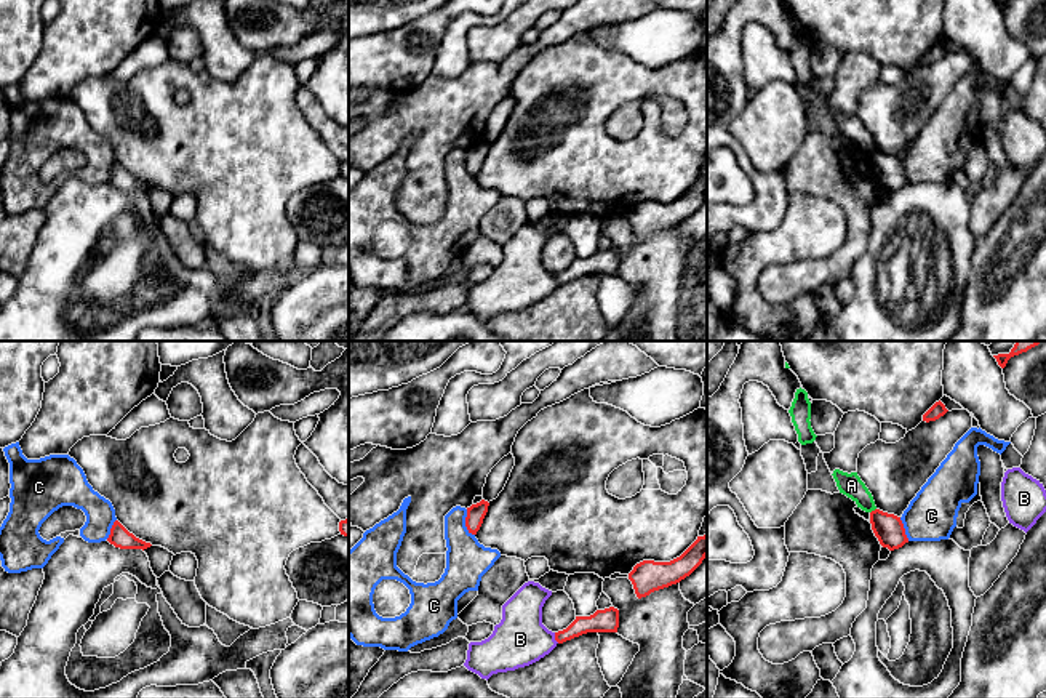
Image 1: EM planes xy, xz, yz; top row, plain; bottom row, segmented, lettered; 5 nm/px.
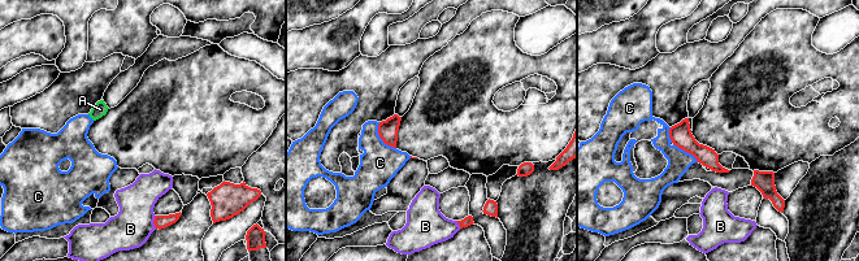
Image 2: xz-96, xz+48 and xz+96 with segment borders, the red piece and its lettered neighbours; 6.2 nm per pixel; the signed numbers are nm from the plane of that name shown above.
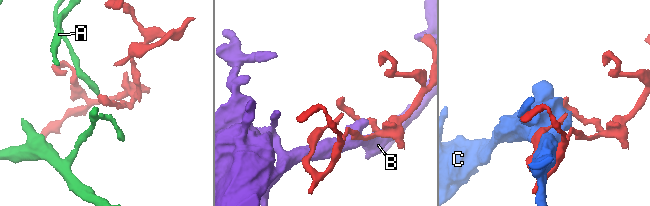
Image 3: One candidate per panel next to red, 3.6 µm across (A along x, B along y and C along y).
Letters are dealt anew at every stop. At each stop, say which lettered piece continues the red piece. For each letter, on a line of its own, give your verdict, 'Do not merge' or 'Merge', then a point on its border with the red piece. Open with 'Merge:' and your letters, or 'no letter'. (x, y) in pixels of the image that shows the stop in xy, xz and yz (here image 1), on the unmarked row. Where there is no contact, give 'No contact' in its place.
Merge: no letter
A: Do not merge. Touches red at yz (872, 152)
B: Do not merge. Touches red at xz (555, 279)
C: Do not merge. Touches red at xz (466, 164)

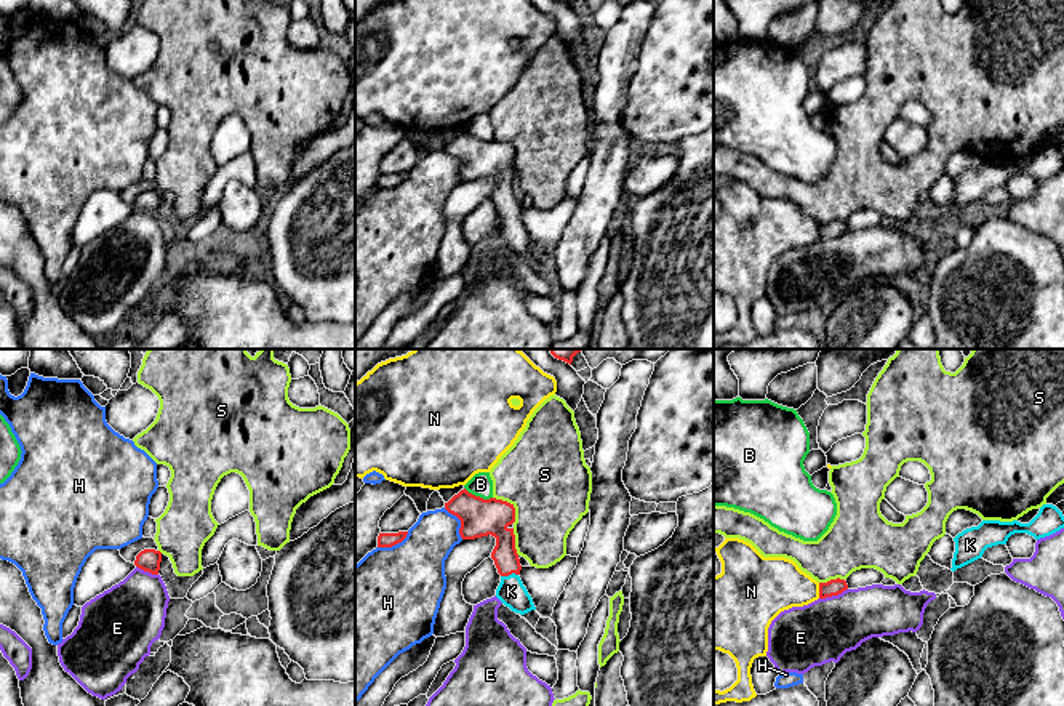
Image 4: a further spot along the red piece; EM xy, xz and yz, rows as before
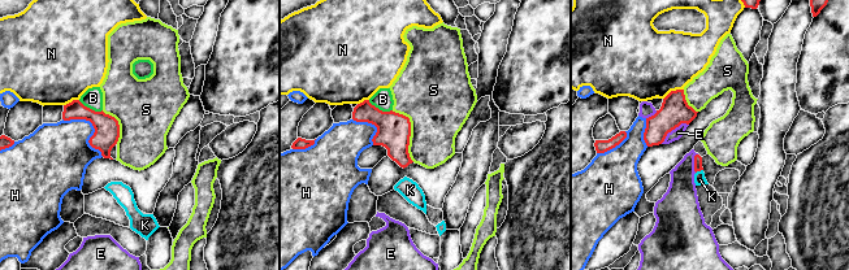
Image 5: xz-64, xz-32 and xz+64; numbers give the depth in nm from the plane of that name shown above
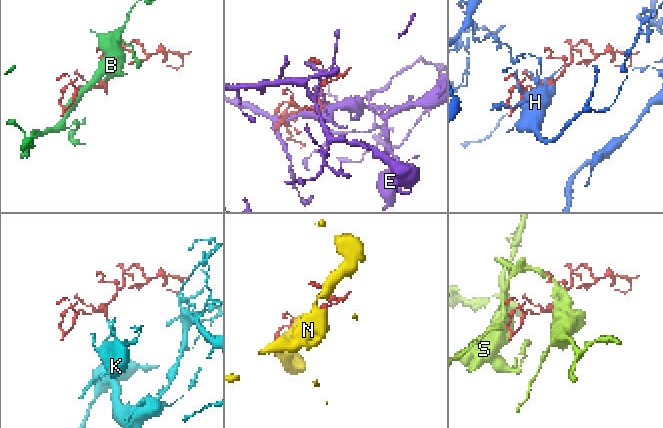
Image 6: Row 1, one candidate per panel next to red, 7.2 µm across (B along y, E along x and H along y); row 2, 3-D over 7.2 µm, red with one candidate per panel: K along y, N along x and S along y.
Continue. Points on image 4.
Merge: K
B: Do not merge. Touches red at xz (479, 138)
E: Do not merge. Touches red at yz (832, 236)
H: Do not merge. Touches red at xz (461, 164)
K: Merge. Touches red at xz (509, 215)
N: Do not merge. Touches red at yz (820, 232)
S: Do not merge. Touches red at xz (511, 146)

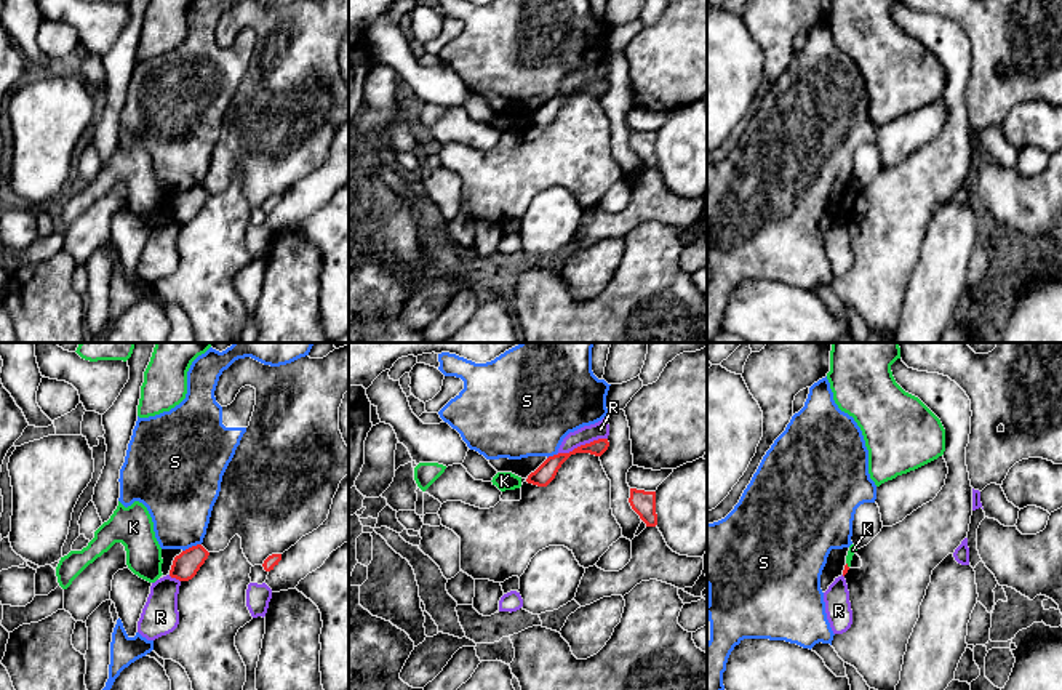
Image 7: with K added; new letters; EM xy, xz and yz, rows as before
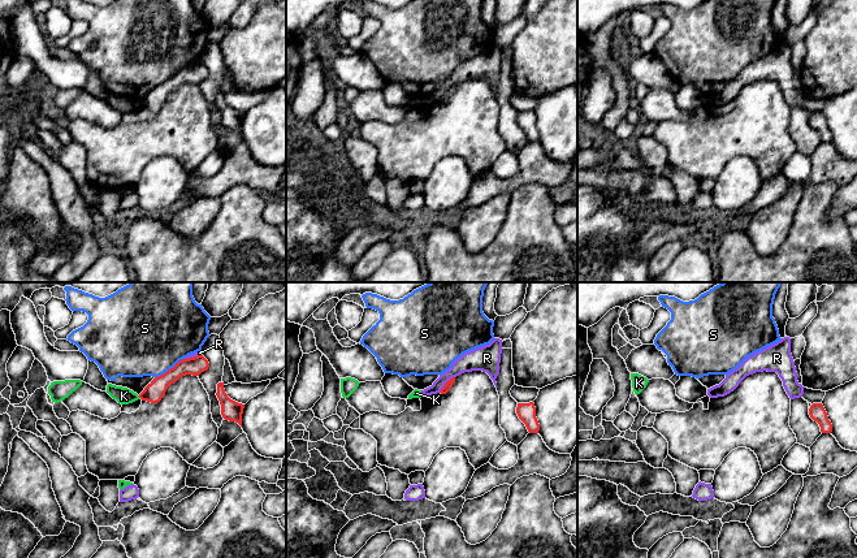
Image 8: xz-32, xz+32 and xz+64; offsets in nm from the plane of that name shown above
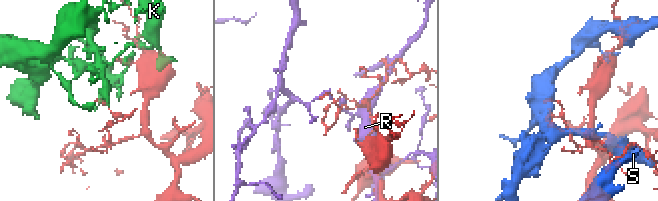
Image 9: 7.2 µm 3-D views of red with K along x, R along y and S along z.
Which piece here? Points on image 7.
Merge: no letter
K: Do not merge. Touches red at yz (846, 207)
R: Do not merge. Touches red at xz (581, 87)
S: Do not merge. Touches red at xy (191, 189)

